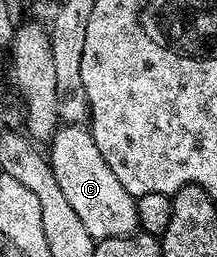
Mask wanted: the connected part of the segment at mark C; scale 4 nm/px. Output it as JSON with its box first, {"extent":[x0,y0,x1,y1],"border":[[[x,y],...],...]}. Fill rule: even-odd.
{"extent":[50,123,139,241],"border":[[[68,123],[57,129],[50,148],[50,162],[57,185],[82,219],[90,236],[101,241],[107,237],[128,237],[137,232],[139,221],[136,198],[126,191],[126,187],[122,187],[118,175],[114,175],[106,159],[102,159],[102,151],[98,151],[91,132],[83,124]]]}

